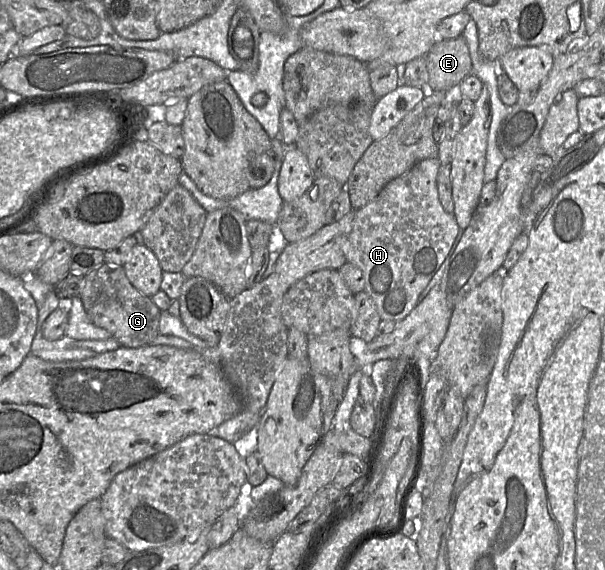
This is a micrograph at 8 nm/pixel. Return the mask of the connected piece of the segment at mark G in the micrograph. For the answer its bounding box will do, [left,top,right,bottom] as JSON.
[80,263,161,348]

